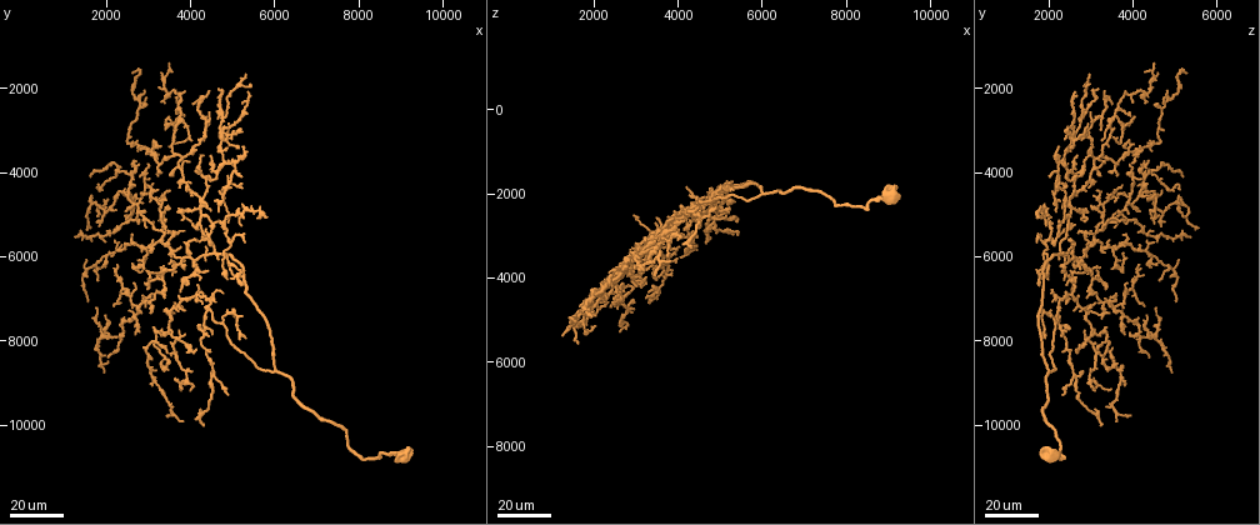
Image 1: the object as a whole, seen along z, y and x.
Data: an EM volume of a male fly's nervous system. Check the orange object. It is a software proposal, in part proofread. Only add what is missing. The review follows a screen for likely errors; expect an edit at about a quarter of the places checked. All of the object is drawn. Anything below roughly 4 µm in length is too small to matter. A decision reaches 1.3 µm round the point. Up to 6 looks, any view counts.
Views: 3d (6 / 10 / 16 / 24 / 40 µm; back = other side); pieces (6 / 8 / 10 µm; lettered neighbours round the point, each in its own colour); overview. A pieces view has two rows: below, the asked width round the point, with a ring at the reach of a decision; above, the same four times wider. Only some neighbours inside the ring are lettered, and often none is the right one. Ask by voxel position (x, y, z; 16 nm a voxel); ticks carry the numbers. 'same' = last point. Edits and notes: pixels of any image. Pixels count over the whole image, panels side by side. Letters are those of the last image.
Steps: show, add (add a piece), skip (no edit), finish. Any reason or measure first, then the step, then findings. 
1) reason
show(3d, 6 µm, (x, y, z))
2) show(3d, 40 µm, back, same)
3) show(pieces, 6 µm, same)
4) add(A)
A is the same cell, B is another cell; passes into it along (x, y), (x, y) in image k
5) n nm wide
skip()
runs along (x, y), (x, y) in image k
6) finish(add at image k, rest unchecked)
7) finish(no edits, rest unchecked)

an open end
show(3d, 24 µm, (2000, 8350, 4400))

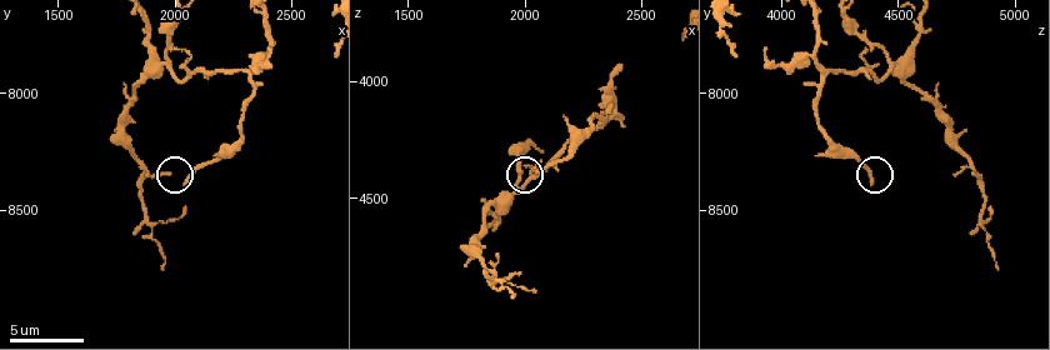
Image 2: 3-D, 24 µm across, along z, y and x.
show(3d, 10 µm, (2050, 8390, 4390))

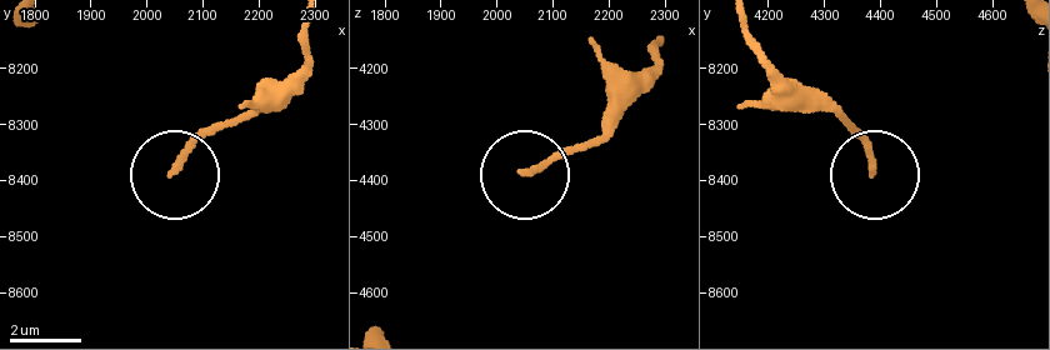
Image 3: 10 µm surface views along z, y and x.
show(pieces, 10 µm, (2050, 8385, 4385))

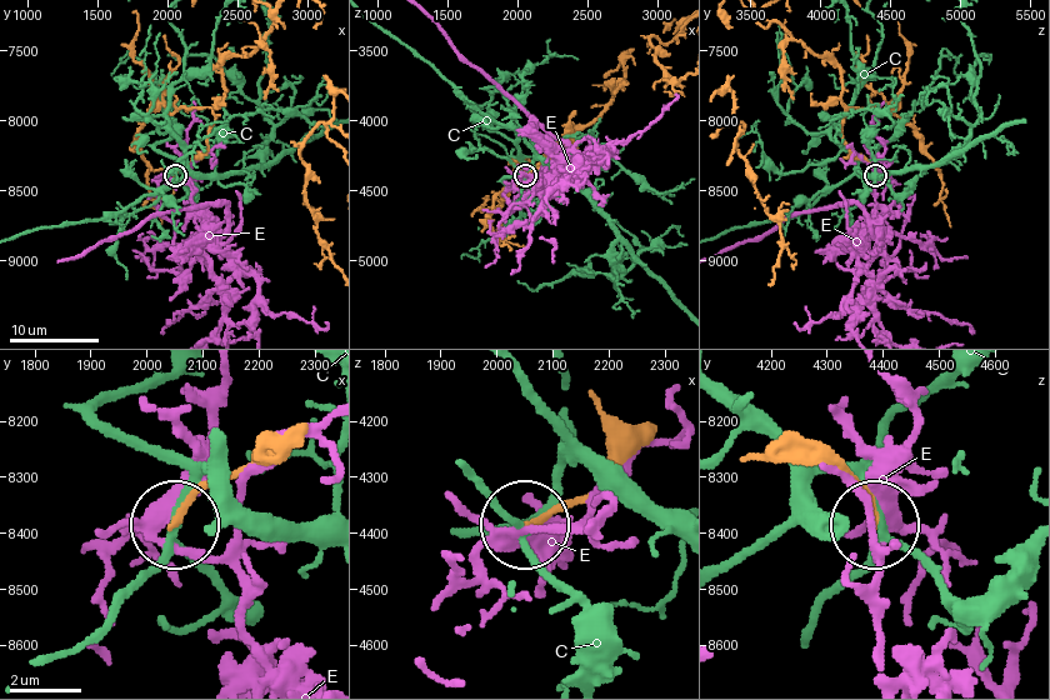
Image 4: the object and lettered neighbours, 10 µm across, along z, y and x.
skip()
C and E are other cells; none of them fits

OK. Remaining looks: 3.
branch stops here
show(3d, 40 µm, (5250, 3400, 2200))

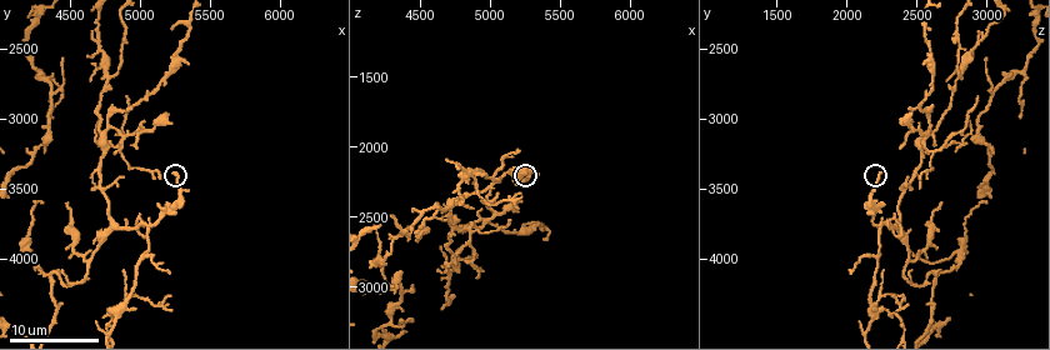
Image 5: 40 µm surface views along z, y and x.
see the neighbours
show(pieces, 8 µm, (5260, 3400, 2240))

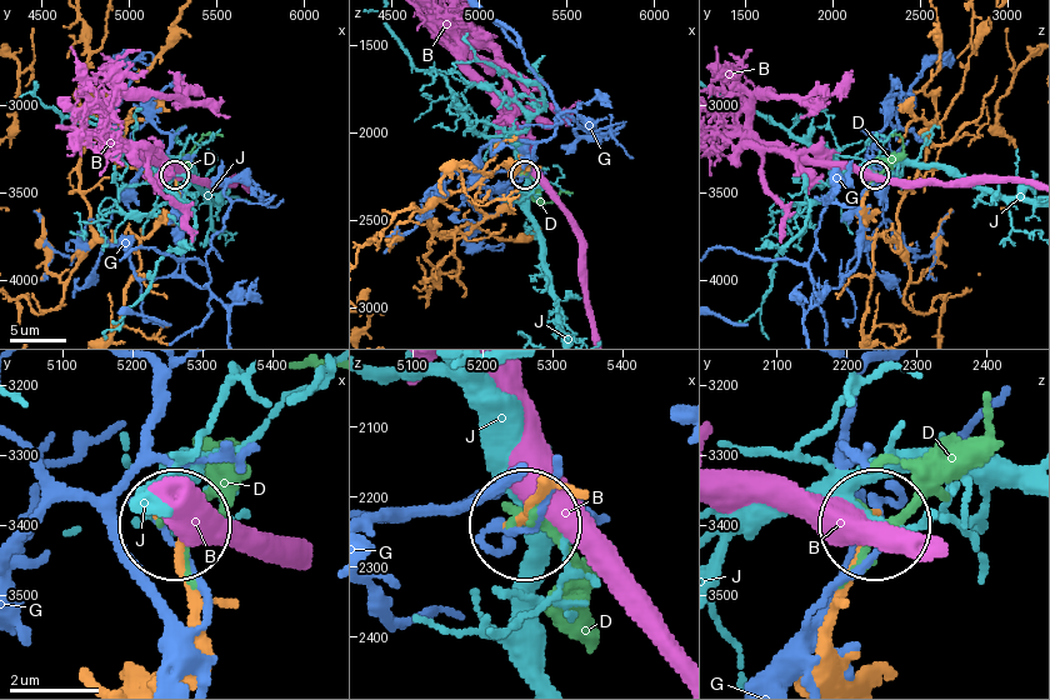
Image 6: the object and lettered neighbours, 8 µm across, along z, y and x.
200 nm wide
skip()
B, D, G and J are other cells; no lettered piece goes on from it

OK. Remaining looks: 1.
finish(no edits, rest unchecked)

